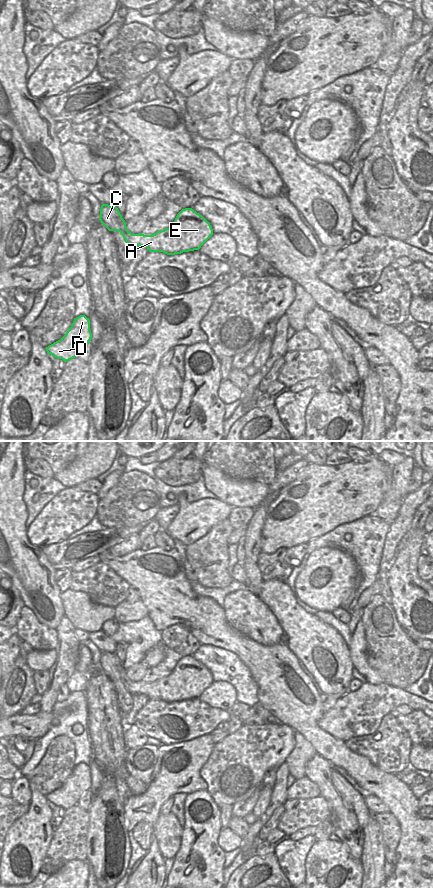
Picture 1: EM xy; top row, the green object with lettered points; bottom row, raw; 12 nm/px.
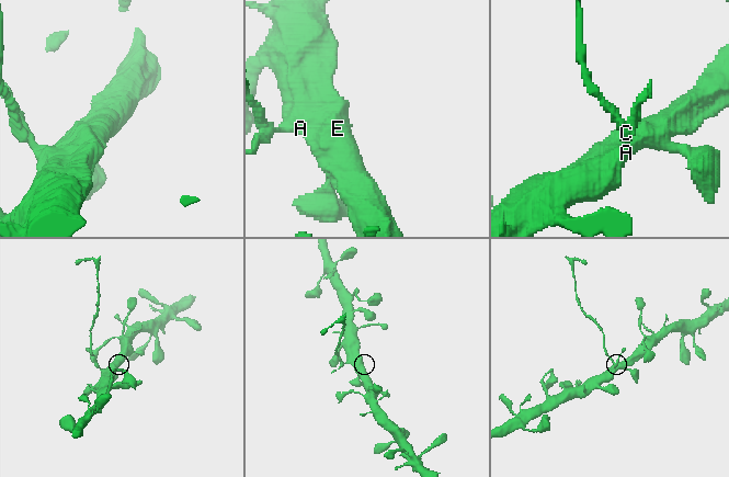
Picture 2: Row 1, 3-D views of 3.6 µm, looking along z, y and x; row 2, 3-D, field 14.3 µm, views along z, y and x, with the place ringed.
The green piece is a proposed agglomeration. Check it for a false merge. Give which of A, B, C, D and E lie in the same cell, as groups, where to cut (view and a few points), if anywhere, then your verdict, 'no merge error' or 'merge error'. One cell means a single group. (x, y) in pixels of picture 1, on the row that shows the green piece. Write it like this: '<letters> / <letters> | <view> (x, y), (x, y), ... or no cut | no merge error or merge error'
A B D E / C | xy (131, 233), (125, 240) | merge error

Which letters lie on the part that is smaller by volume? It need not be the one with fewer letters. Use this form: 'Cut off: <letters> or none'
Cut off: C

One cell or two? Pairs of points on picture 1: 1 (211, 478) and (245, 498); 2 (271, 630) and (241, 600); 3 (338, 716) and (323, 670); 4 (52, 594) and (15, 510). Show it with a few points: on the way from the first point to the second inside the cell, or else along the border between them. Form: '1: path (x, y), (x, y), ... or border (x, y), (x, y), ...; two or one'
1: path (219, 484), (237, 493); one
2: path (264, 623), (248, 607); one
3: border (348, 690), (339, 697); two
4: path (31, 573), (15, 553), (15, 531); one

